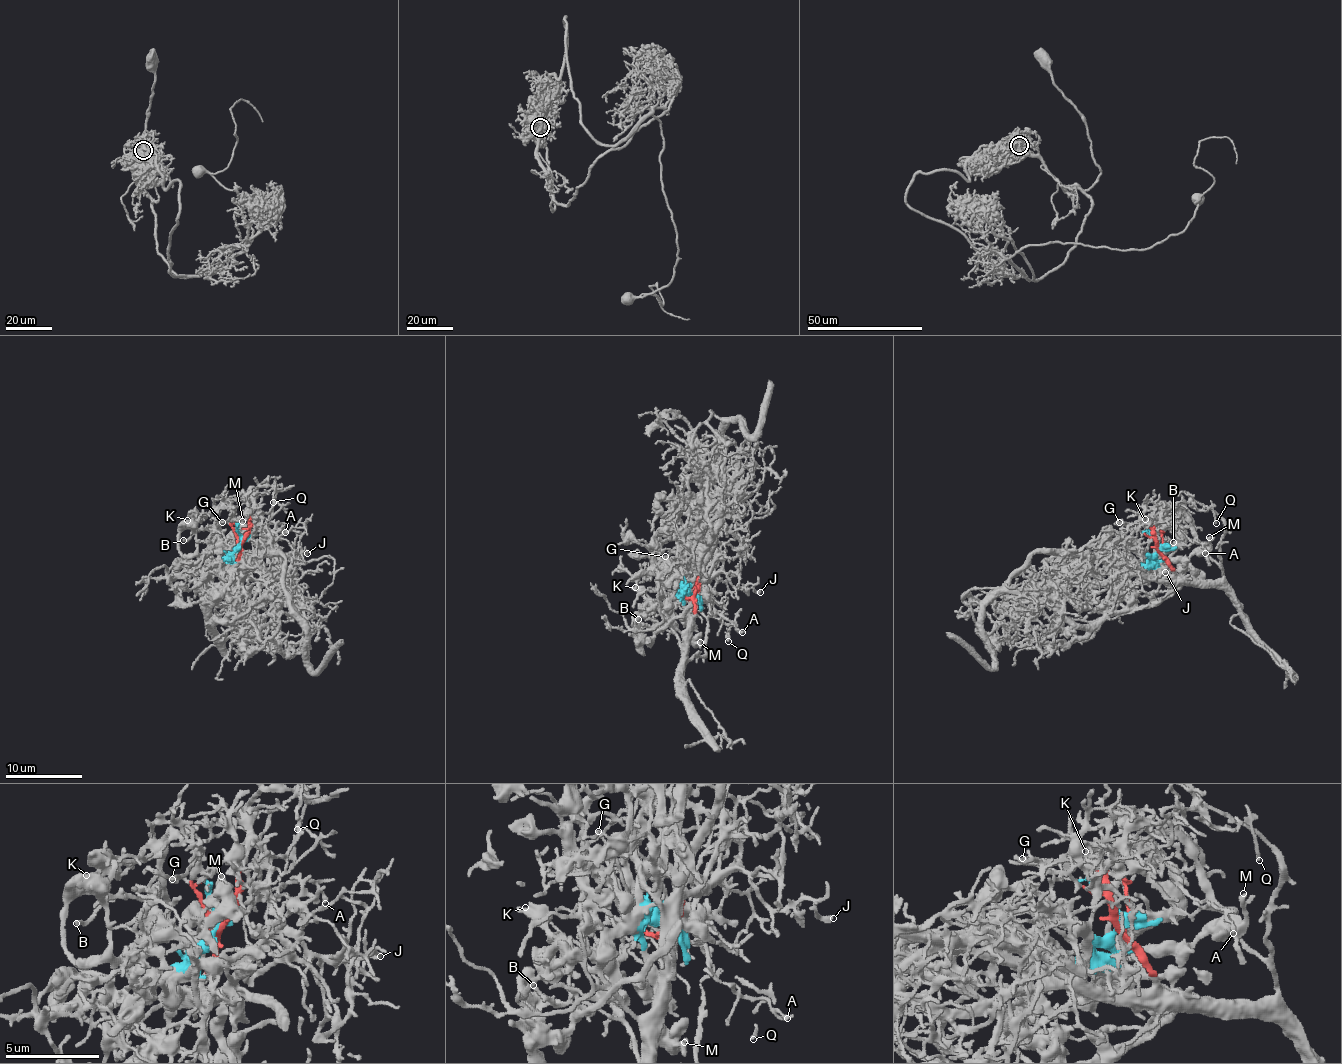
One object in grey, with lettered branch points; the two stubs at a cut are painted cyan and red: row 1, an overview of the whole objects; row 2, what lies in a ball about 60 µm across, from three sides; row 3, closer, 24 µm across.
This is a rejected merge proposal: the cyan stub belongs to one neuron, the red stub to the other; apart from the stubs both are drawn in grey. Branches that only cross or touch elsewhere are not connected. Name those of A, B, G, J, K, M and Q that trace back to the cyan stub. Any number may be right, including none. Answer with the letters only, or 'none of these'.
B, K, M

